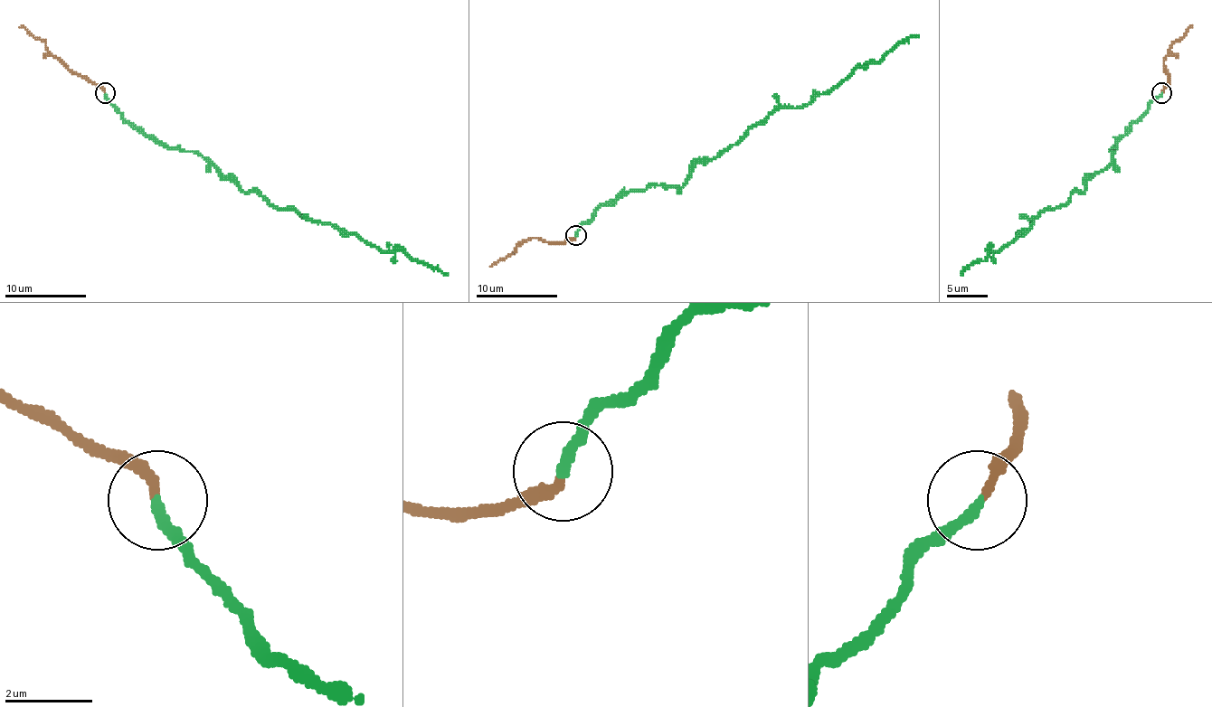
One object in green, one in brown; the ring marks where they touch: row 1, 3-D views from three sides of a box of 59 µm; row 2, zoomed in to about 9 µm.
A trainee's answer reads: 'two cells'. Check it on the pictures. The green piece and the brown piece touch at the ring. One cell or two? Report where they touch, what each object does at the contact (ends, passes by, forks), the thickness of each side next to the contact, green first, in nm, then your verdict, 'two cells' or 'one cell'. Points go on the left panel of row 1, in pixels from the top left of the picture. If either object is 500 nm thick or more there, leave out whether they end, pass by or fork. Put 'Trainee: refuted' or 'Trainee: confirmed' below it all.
at (105, 93); green ends there; brown ends there; 260 nm thick on the green side, 200 nm on the other; one cell
Trainee: refuted

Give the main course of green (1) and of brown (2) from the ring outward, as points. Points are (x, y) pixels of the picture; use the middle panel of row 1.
1: (575, 236), (601, 205), (681, 187), (697, 163), (776, 110), (807, 106), (918, 35)
2: (575, 236), (565, 242), (528, 238), (490, 266)

